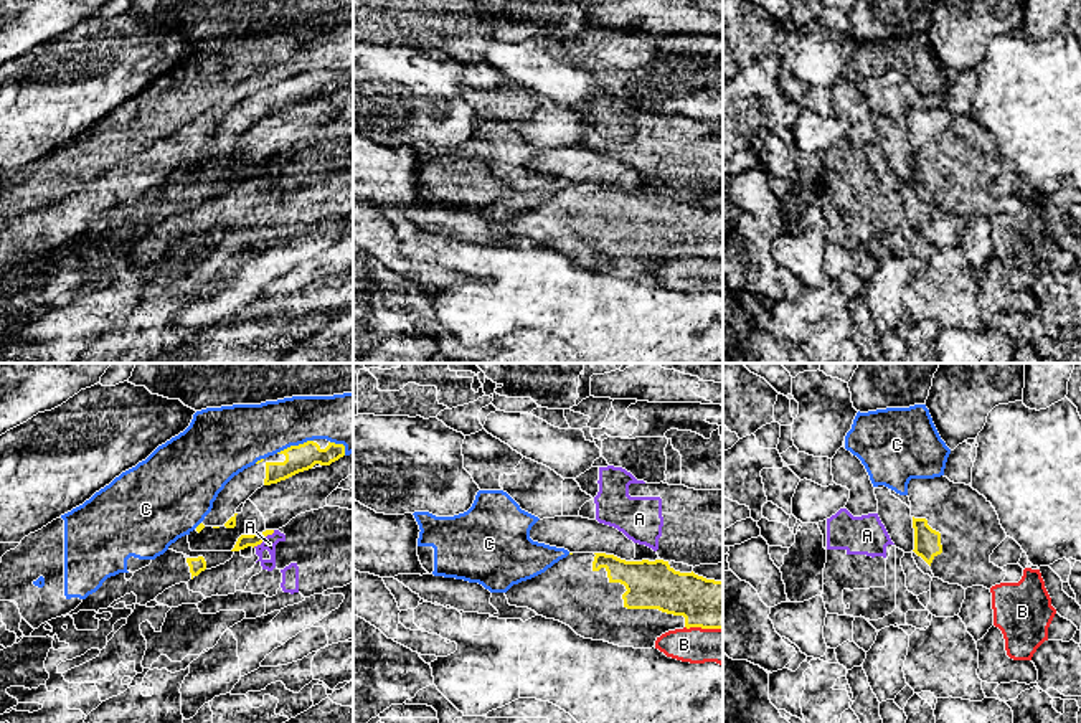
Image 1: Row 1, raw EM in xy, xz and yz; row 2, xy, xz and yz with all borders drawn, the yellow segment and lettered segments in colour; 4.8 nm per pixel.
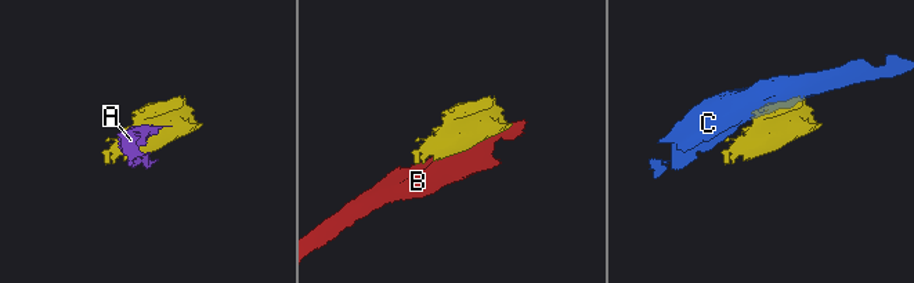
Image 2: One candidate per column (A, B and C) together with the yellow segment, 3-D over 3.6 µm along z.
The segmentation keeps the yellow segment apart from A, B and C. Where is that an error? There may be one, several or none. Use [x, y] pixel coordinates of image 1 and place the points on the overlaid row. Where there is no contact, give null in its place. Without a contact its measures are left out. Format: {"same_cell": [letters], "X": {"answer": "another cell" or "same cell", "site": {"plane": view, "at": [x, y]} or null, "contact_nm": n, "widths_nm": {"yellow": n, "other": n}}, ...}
{"same_cell": [], "A": {"answer": "another cell", "site": {"plane": "xy", "at": [263, 540]}, "contact_nm": 140, "widths_nm": {"yellow": 70, "other": 70}}, "B": {"answer": "another cell", "site": {"plane": "xz", "at": [703, 628]}, "contact_nm": 180, "widths_nm": {"yellow": 240, "other": 180}}, "C": {"answer": "another cell", "site": {"plane": "xy", "at": [294, 446]}, "contact_nm": 200, "widths_nm": {"yellow": 130, "other": 280}}}

